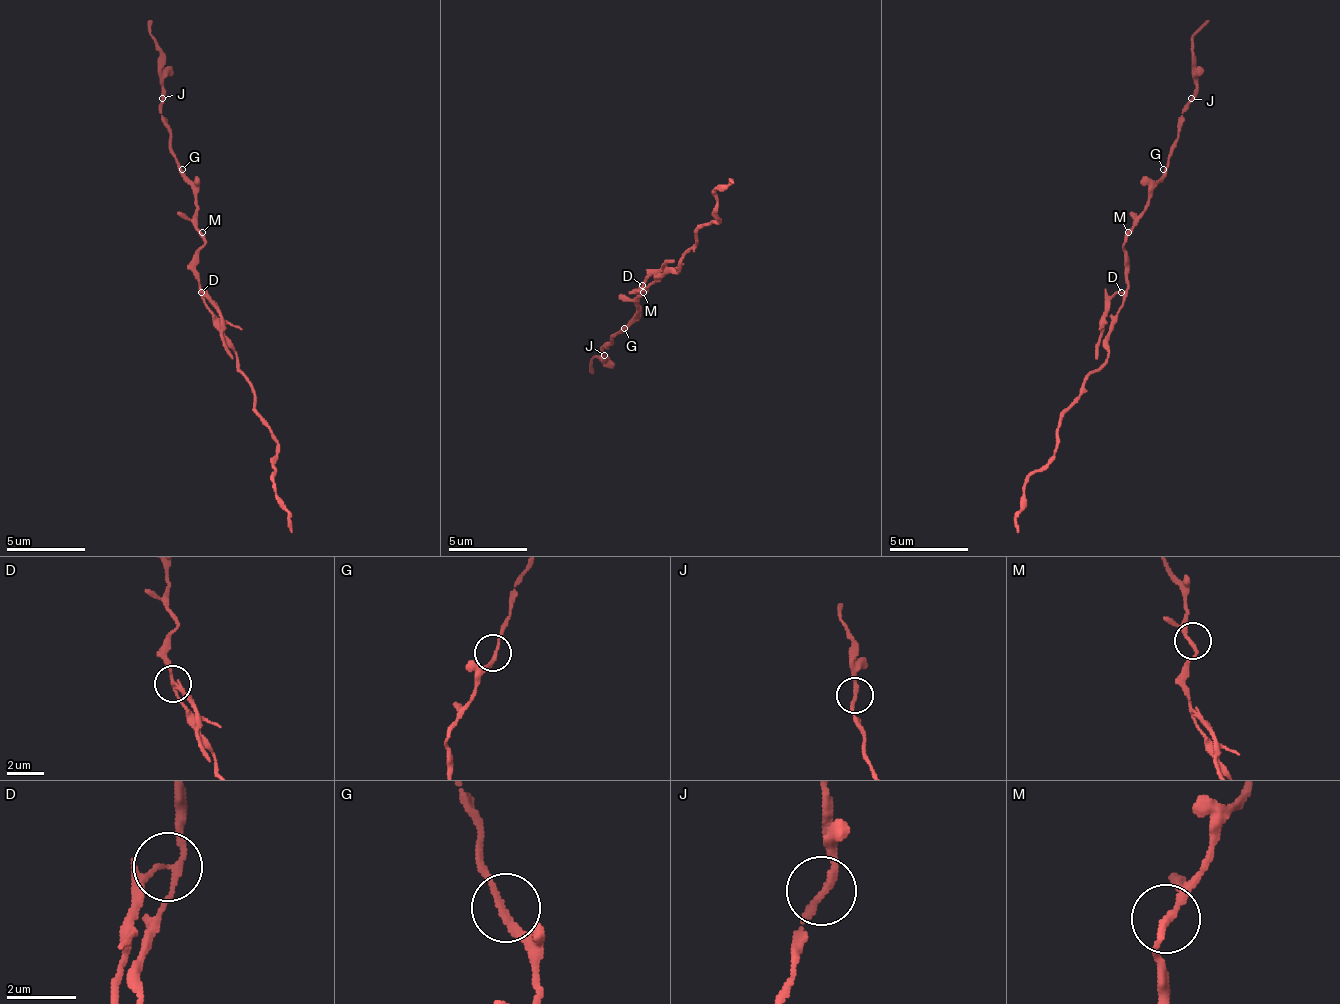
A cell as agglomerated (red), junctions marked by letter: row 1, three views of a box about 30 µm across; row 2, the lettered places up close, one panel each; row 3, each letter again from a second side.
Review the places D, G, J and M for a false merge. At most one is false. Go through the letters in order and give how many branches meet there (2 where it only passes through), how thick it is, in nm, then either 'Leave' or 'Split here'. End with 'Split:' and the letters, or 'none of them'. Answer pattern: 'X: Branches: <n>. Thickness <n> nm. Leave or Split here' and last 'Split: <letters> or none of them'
D: Branches: 4. Thickness 170 nm. Split here
G: Branches: 2. Thickness 200 nm. Leave
J: Branches: 2. Thickness 220 nm. Leave
M: Branches: 3. Thickness 180 nm. Leave
Split: D

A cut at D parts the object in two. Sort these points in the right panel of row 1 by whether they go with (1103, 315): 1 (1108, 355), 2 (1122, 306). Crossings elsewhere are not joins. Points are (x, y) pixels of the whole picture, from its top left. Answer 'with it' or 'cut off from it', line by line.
1: cut off from it
2: cut off from it

